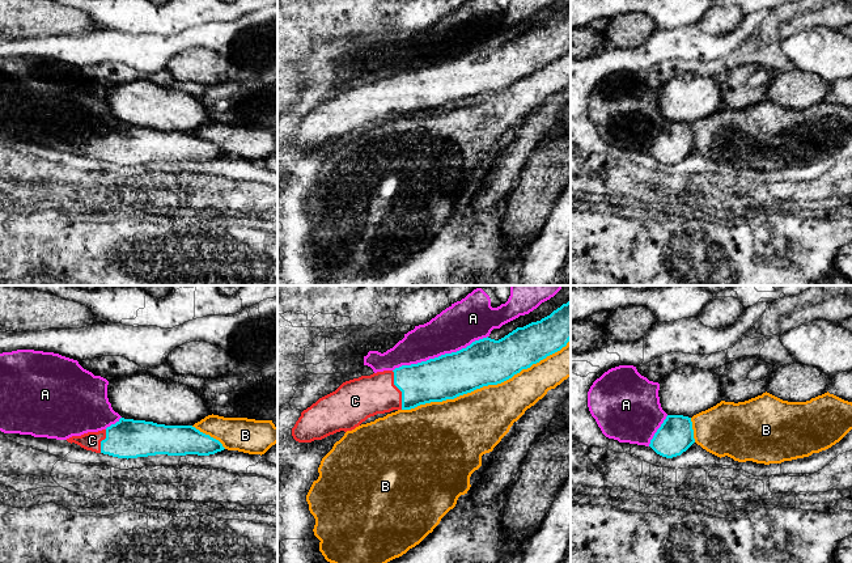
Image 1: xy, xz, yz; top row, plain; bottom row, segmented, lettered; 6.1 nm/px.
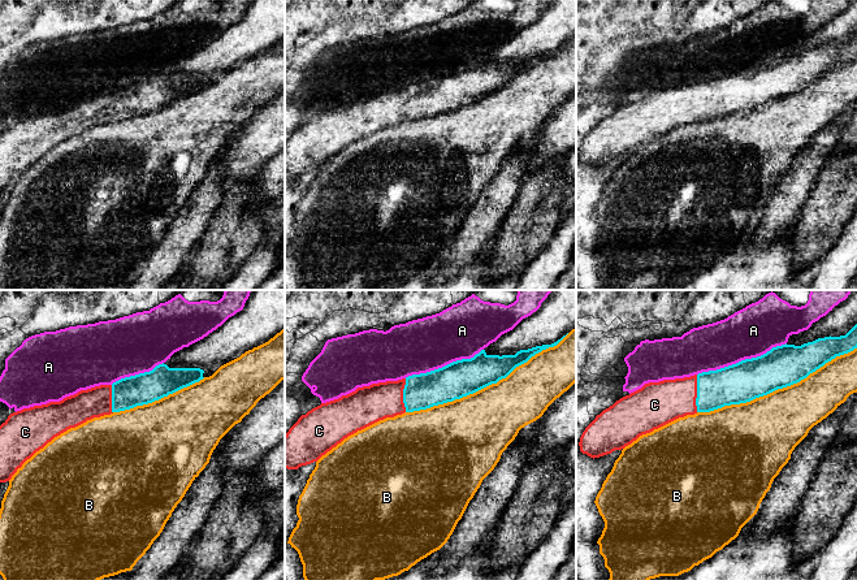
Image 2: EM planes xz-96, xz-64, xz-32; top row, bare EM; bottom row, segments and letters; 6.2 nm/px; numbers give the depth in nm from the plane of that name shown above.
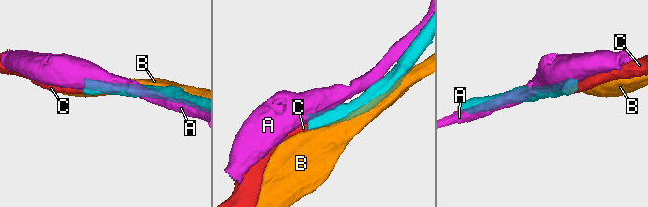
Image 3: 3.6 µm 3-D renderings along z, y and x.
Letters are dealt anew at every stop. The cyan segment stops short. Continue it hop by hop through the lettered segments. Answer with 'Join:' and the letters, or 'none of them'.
Join: C

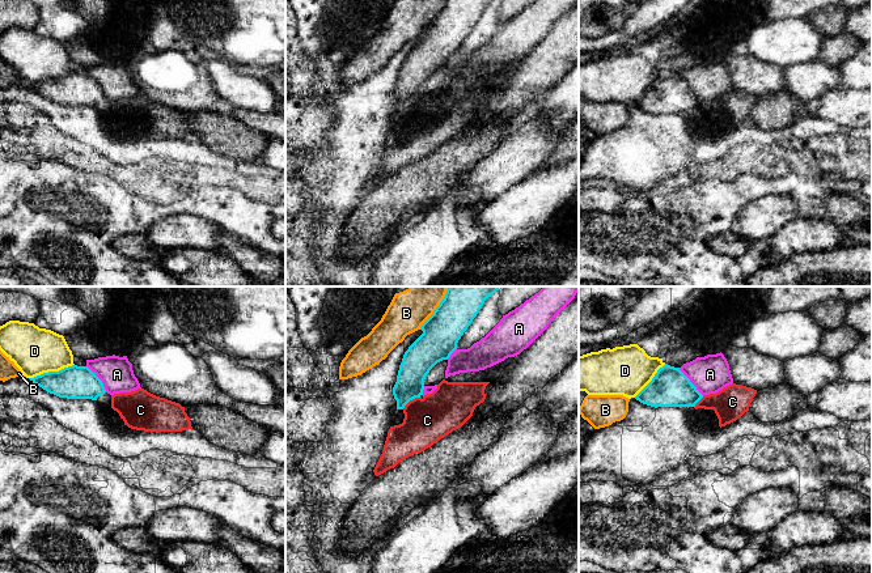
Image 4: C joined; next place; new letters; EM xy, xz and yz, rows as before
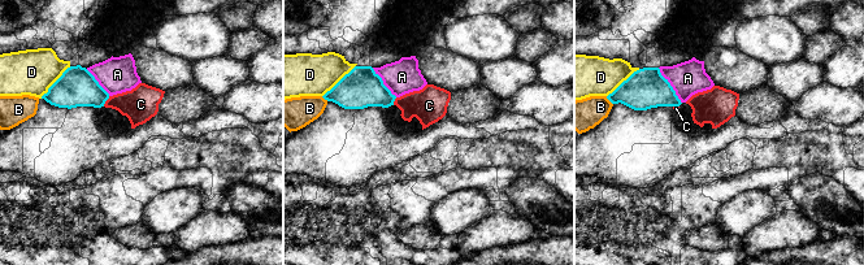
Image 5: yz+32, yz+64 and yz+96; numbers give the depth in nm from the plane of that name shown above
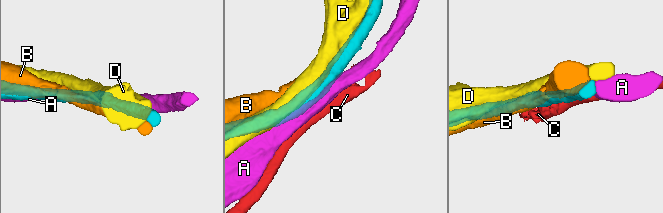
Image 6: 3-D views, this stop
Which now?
Join: none of them

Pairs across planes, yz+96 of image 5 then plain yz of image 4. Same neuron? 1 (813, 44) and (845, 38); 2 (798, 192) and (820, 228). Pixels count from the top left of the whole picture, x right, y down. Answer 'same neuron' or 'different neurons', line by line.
1: same neuron
2: different neurons

